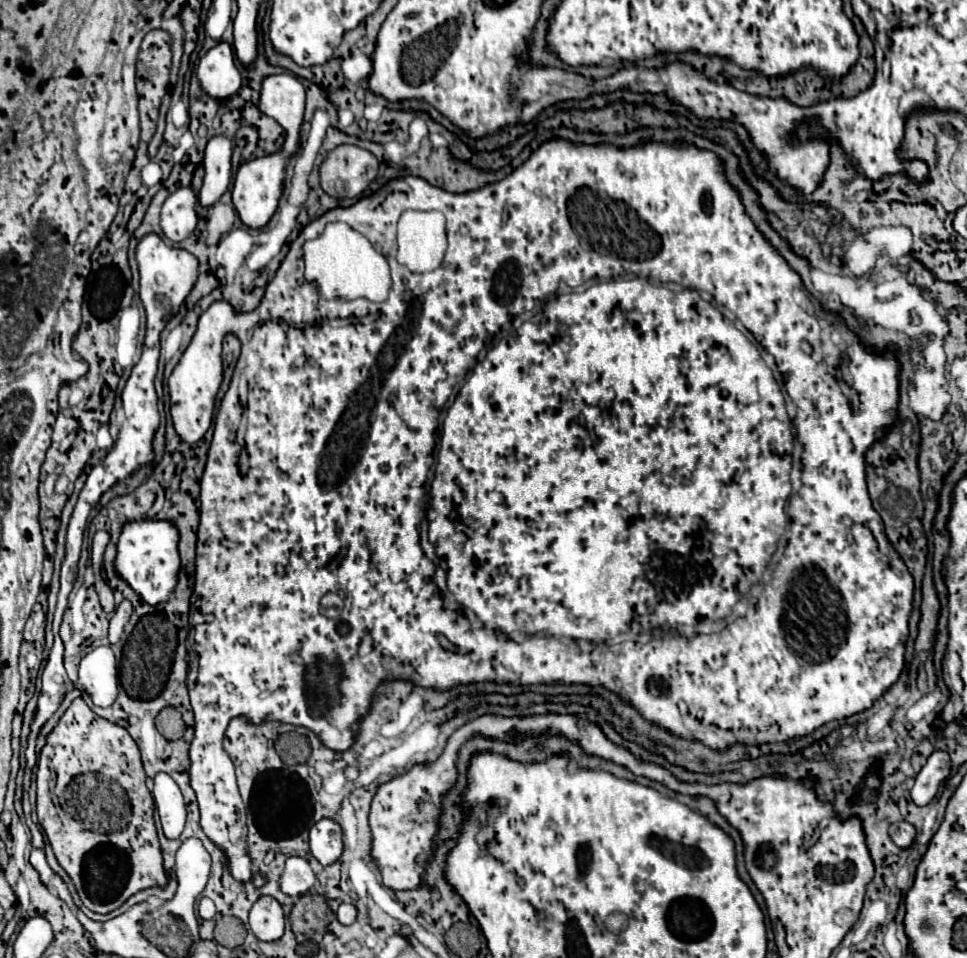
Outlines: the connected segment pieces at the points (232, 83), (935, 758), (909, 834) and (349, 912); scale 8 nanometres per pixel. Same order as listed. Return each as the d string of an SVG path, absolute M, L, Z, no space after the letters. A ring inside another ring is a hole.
M219 42L199 60L197 80L203 92L215 100L227 100L241 88L241 72L233 62L233 46Z
M933 752L929 756L929 762L931 764L925 764L923 770L917 774L917 782L913 786L913 802L917 806L927 806L935 798L941 782L951 772L951 760L945 762L945 756L939 752Z
M897 822L889 826L889 836L891 840L900 848L909 848L915 836L915 830L911 826L907 826L905 822Z
M342 903L337 908L337 920L341 924L351 924L351 922L355 922L355 918L357 918L357 909L354 905Z

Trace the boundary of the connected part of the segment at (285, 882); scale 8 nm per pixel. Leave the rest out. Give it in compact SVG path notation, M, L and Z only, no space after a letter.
M287 858L283 874L279 878L279 886L289 896L305 894L313 886L313 870L303 858Z

